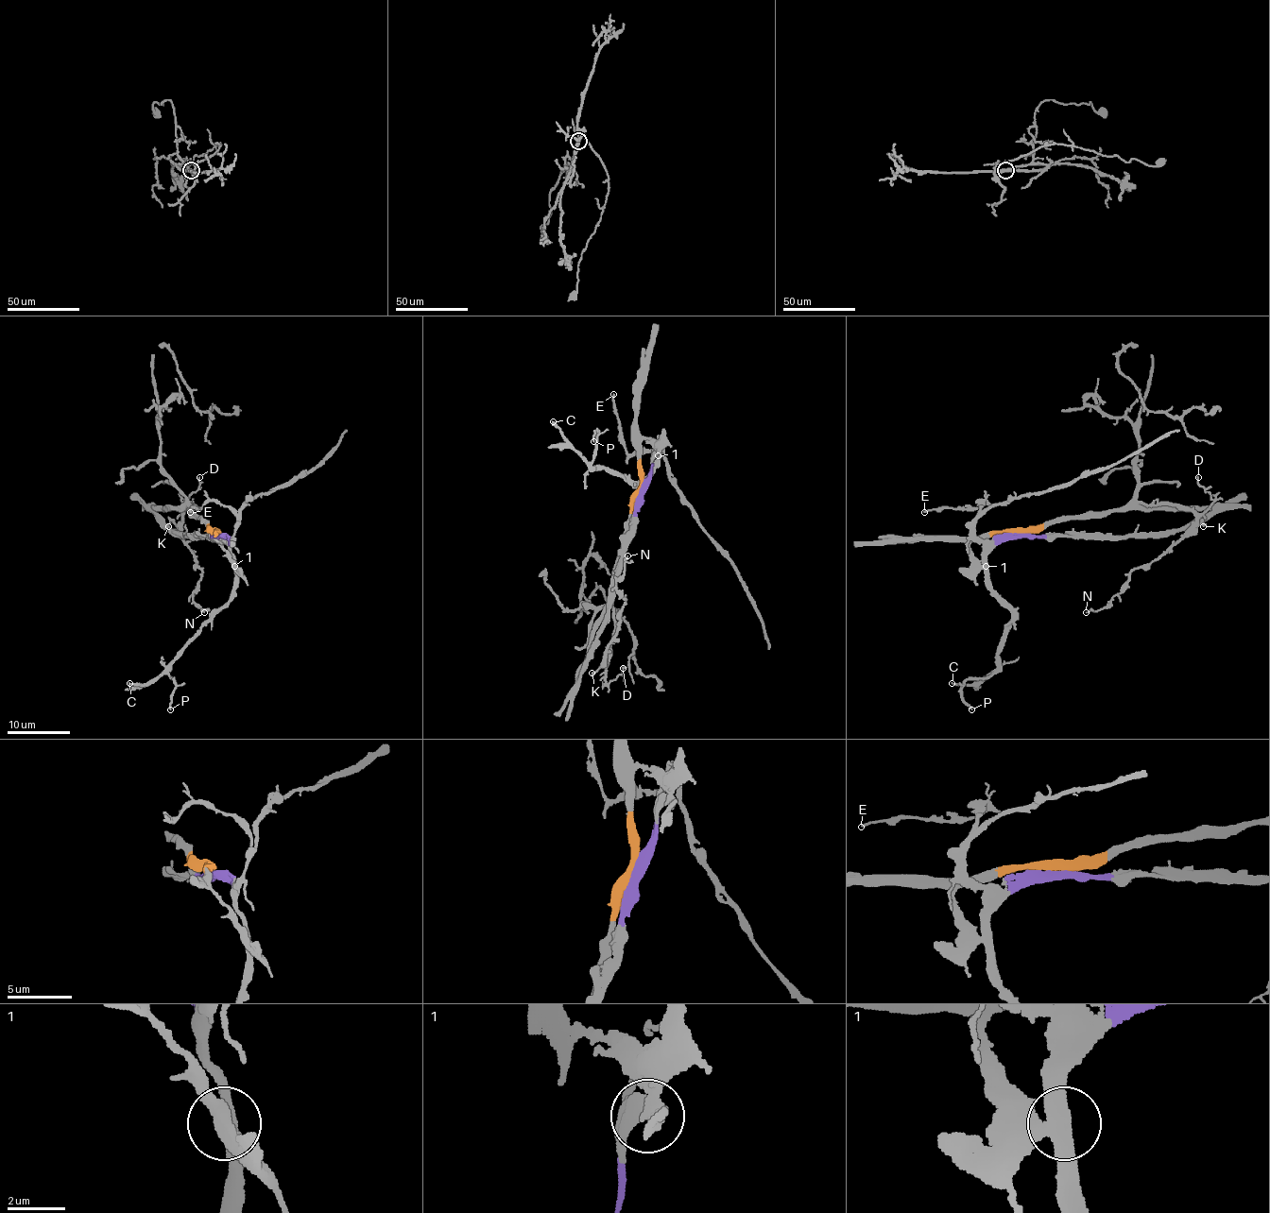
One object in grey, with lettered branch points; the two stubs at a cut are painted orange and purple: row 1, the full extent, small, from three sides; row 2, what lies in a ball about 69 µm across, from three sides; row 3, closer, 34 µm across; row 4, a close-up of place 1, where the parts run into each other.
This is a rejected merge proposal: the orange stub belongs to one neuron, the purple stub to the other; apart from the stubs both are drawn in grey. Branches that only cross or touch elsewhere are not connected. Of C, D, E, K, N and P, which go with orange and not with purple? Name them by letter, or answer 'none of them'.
D, K, N

